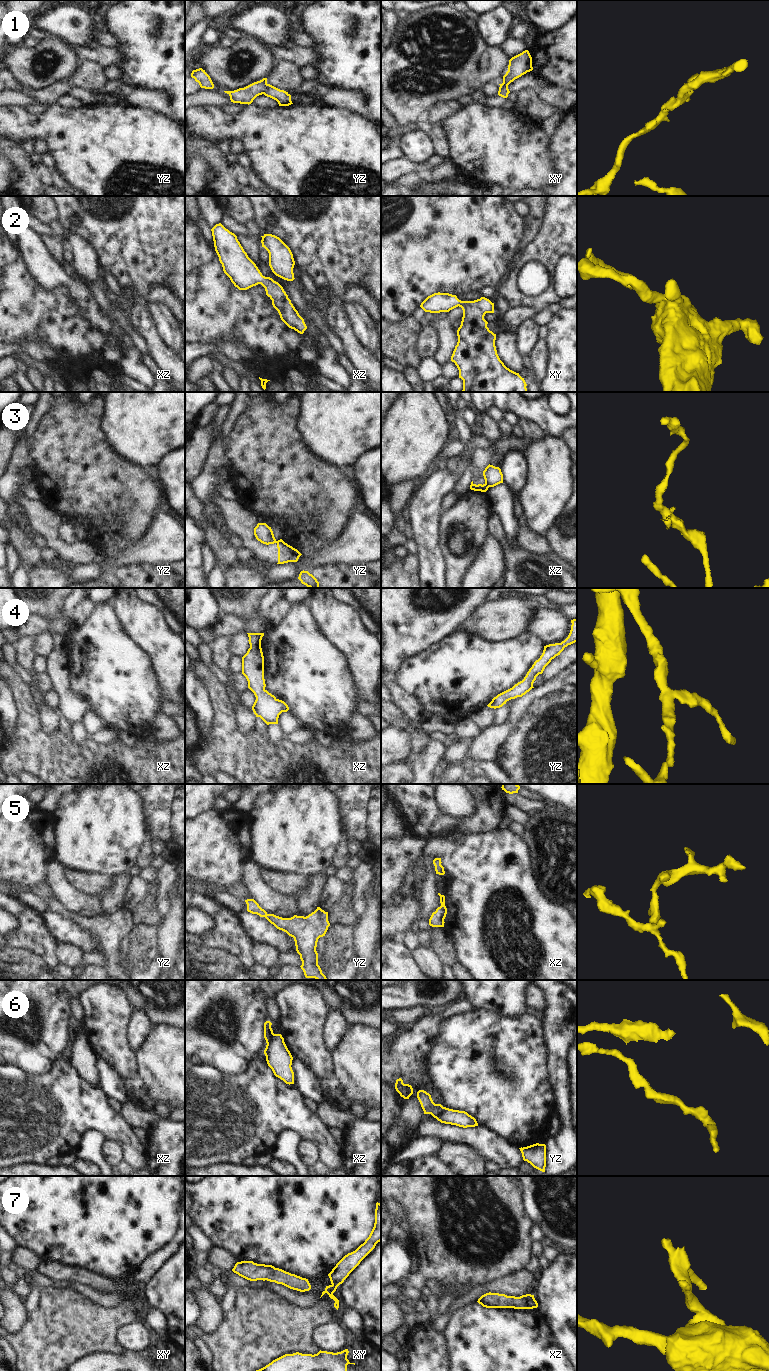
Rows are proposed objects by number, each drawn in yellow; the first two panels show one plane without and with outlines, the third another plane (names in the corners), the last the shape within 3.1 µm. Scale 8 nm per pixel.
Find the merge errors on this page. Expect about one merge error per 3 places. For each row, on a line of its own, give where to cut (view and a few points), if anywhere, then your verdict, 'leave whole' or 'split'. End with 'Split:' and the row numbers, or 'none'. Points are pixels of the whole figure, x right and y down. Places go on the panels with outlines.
1: cut yz (268, 84), (263, 93); split
2: cut none; leave whole
3: cut xz (485, 480), (488, 487); split
4: cut none; leave whole
5: cut none; leave whole
6: cut yz (444, 1107), (443, 1111), (435, 1117); split
7: cut xy (332, 1284), (336, 1287); split
Split: 1, 3, 6, 7

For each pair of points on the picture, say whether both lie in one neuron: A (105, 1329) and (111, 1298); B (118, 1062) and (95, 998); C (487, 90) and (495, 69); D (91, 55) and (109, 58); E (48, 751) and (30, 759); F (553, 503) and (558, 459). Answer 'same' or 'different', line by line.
A: different
B: same
C: different
D: same
E: same
F: same

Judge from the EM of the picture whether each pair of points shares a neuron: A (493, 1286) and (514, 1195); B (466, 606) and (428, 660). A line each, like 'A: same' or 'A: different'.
A: different
B: different

